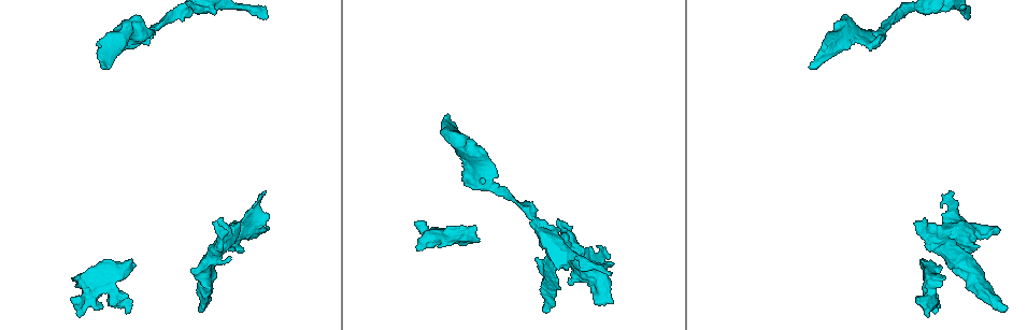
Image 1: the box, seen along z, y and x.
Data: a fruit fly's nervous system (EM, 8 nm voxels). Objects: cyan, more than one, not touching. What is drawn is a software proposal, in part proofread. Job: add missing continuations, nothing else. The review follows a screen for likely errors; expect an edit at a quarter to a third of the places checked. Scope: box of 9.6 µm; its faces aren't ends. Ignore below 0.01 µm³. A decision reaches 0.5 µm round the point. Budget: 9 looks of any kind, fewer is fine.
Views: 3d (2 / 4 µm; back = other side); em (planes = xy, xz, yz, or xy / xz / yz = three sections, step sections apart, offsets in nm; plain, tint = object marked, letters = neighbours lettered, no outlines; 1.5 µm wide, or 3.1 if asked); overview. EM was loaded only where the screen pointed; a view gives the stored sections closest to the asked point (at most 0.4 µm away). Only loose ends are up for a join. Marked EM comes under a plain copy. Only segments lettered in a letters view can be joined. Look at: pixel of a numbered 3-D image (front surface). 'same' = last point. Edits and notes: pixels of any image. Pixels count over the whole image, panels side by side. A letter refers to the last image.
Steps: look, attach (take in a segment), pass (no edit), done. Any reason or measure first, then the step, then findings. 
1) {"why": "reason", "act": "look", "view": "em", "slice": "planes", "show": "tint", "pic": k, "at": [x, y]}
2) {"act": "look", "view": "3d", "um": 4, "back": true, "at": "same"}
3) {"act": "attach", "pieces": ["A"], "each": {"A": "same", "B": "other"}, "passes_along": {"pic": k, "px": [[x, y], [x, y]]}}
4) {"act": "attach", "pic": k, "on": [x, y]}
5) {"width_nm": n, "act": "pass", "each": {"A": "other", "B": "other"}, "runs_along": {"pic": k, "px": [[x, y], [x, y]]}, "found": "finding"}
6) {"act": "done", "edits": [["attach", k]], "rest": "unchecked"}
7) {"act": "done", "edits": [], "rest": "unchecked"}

{"why": "free end", "act": "look", "view": "em", "slice": "planes", "show": "letters", "pic": 1, "at": [914, 224]}

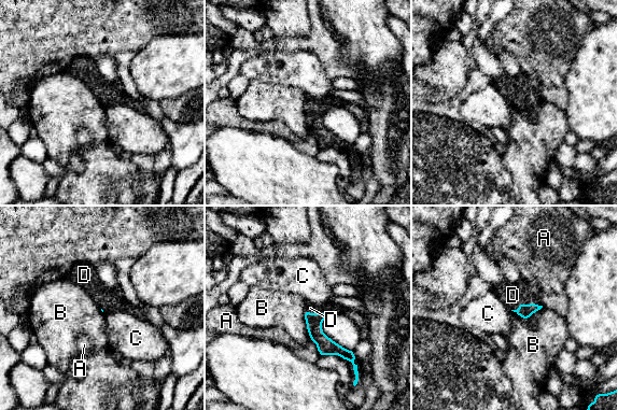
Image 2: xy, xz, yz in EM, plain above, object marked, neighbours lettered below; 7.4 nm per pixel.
{"act": "attach", "pieces": ["D"], "each": {"A": "other", "B": "other", "C": "other", "D": "same"}, "passes_along": {"pic": 2, "px": [[524, 311], [525, 305], [513, 295]]}, "found": "it goes on there"}

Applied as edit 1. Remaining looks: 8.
{"why": "thick end", "act": "look", "view": "3d", "um": 4, "pic": 1, "at": [871, 48]}

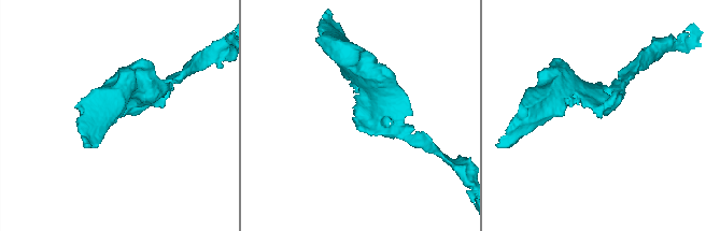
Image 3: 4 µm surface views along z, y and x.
{"act": "look", "view": "em", "slice": "planes", "show": "tint", "pic": 3, "at": [597, 115]}

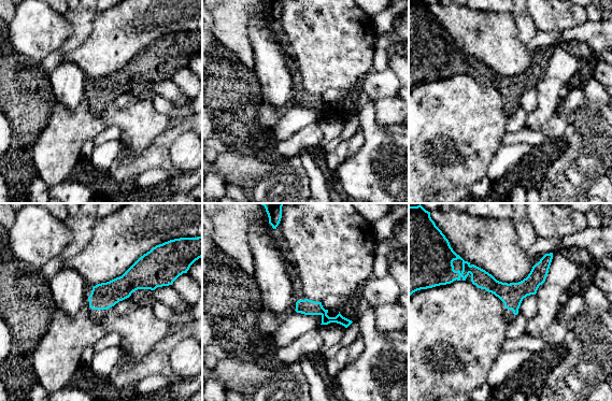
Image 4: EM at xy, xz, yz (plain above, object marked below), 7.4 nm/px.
{"act": "look", "view": "em", "slice": "planes", "show": "letters", "at": "same"}

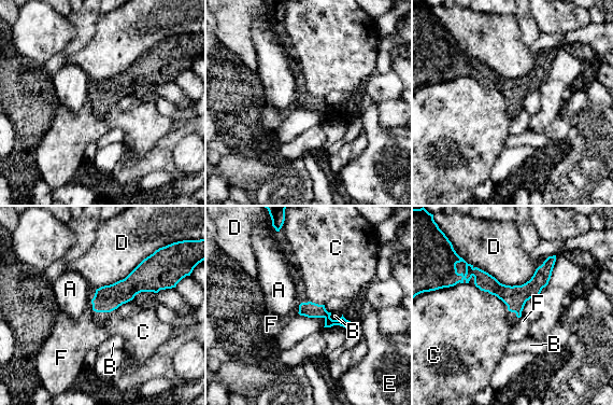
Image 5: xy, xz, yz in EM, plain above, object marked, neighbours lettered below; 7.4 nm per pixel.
{"act": "pass", "each": {"A": "other", "B": "other", "C": "other", "D": "other", "E": "other", "F": "other"}, "found": "no lettered segment goes on from it"}

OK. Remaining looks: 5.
{"why": "thick end", "act": "look", "view": "em", "slice": "planes", "show": "letters", "pic": 1, "at": [941, 267]}

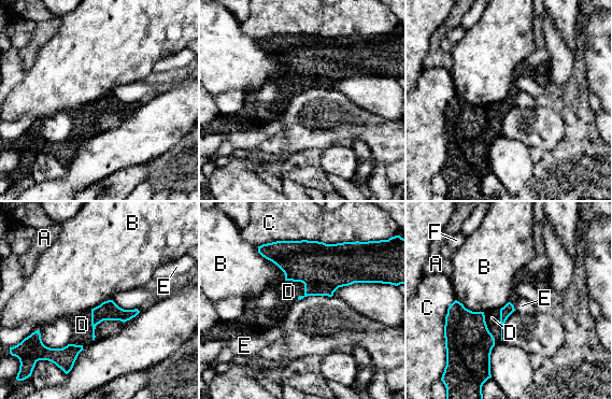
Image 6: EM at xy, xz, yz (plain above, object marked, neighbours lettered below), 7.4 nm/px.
{"act": "attach", "pieces": ["D"], "each": {"A": "other", "B": "other", "C": "other", "D": "same", "E": "other", "F": "other"}, "passes_along": {"pic": 6, "px": [[323, 268], [300, 281], [288, 291]]}, "found": "the neuron continues"}

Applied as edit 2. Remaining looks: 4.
{"why": "see it whole again", "act": "look", "view": "overview"}

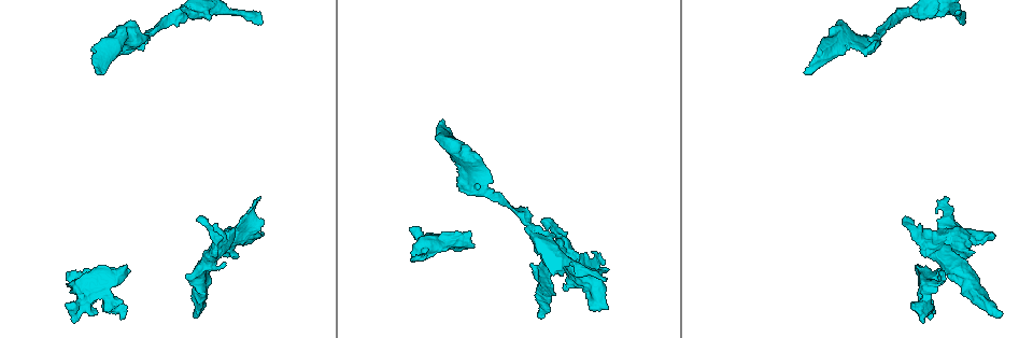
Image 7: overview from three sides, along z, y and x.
{"why": "free end", "act": "look", "view": "em", "slice": "planes", "show": "letters", "pic": 7, "at": [196, 313]}

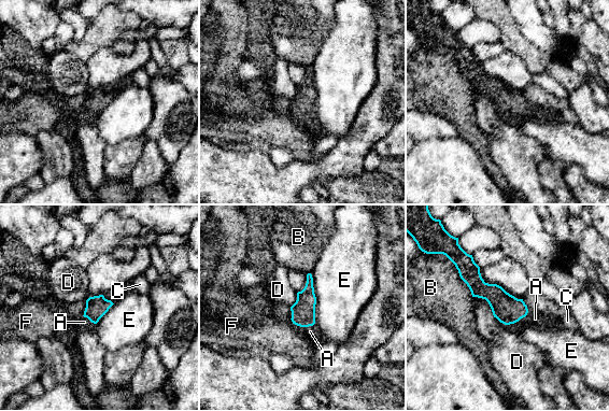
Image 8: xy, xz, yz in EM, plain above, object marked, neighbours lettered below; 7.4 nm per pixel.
{"act": "attach", "pieces": ["A"], "each": {"A": "same", "B": "other", "C": "other", "D": "other", "E": "other", "F": "other"}, "found": "the neuron continues"}

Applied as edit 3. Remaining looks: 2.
{"act": "done", "edits": [["attach", 2], ["attach", 6], ["attach", 8]], "rest": "unchecked"}

